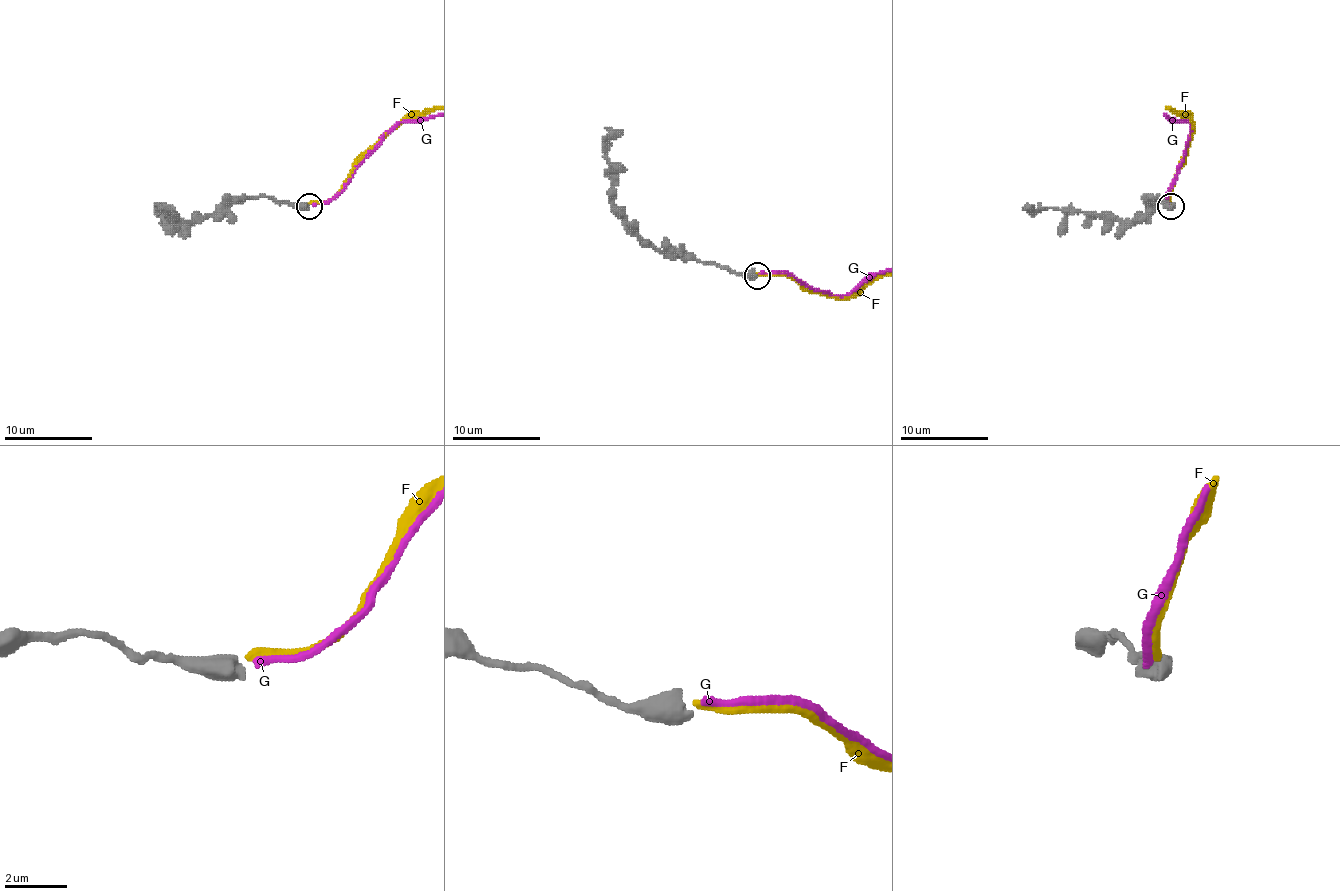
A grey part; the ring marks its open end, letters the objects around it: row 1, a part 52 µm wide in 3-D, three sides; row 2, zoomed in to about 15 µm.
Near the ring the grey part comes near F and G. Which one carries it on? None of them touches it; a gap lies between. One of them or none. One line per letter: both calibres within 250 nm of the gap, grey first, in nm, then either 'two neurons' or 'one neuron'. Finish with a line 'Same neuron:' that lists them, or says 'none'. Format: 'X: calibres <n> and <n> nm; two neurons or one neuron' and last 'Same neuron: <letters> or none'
F: calibres 650 and 280 nm; two neurons
G: calibres 650 and 240 nm; one neuron
Same neuron: G

